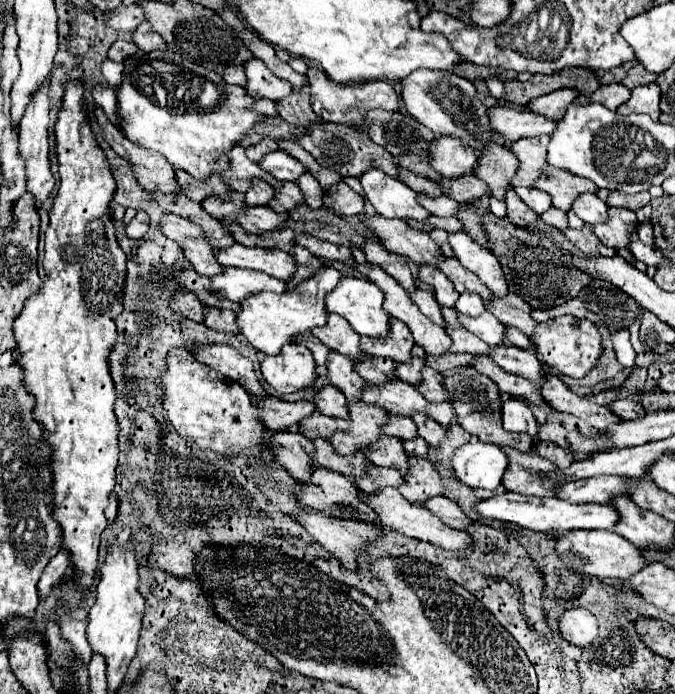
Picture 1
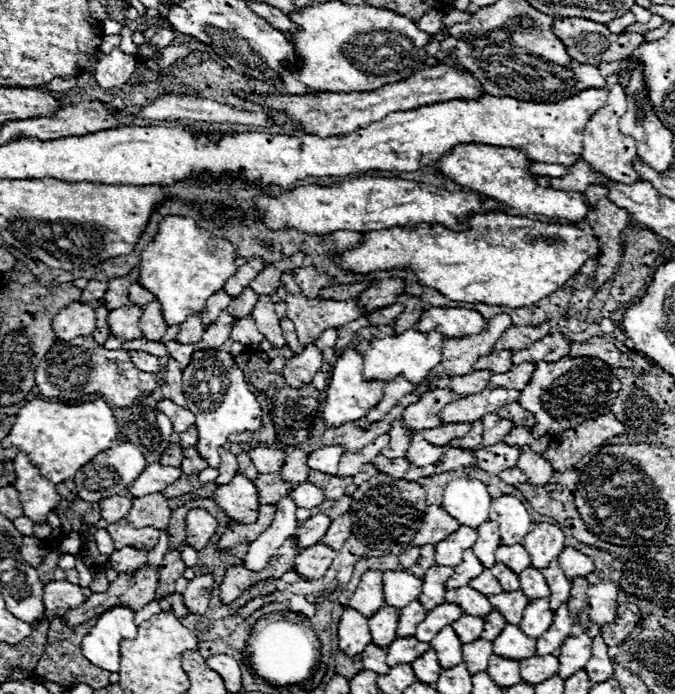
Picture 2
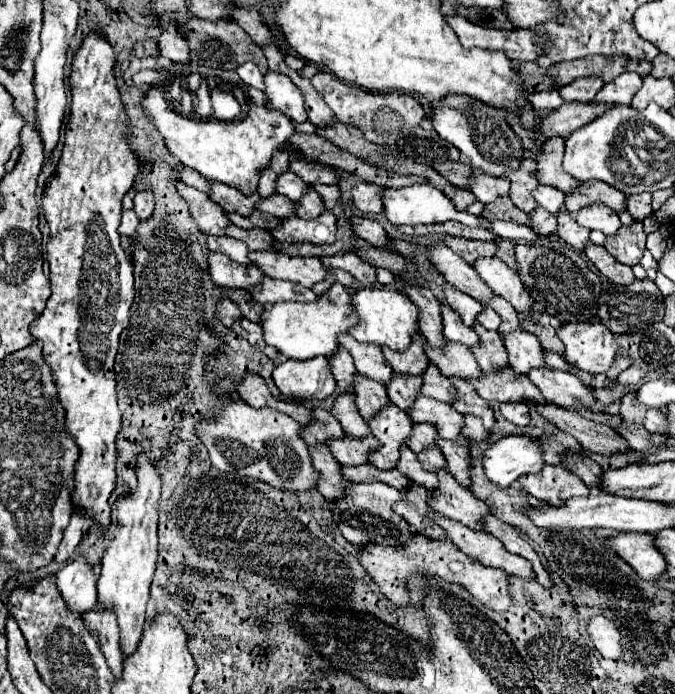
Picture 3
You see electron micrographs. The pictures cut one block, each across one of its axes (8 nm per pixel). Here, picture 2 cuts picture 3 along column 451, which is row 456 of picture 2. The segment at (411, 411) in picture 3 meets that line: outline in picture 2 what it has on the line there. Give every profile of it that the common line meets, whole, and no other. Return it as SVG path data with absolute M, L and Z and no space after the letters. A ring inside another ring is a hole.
M418 432L418 434L412 436L412 444L410 444L408 452L406 452L406 458L408 458L408 462L410 462L412 466L422 468L422 466L436 464L436 462L440 460L440 456L442 456L444 450L446 450L446 448L438 448L438 446L428 444L428 442L422 438L422 434Z

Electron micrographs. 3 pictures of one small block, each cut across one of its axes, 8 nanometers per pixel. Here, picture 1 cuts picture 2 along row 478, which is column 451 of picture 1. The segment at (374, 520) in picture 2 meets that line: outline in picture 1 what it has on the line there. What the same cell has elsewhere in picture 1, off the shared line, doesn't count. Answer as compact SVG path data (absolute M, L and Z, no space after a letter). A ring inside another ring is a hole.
M462 366L462 368L454 368L454 370L446 370L442 376L444 376L444 382L442 382L444 388L448 392L452 392L452 406L454 406L454 414L458 418L458 424L468 434L478 436L482 442L510 446L510 448L516 448L520 452L532 452L534 438L530 438L526 434L512 434L512 432L506 432L502 428L502 420L500 420L502 400L500 400L500 390L494 384L494 380L490 380L488 376L476 372L472 366Z

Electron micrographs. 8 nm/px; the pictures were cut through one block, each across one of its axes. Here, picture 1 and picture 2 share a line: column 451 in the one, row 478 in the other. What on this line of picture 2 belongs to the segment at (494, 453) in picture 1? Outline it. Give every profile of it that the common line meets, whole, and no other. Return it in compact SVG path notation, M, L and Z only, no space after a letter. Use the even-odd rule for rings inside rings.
M458 478L444 488L442 506L460 526L478 528L480 524L488 522L490 512L490 494L488 488L480 480Z

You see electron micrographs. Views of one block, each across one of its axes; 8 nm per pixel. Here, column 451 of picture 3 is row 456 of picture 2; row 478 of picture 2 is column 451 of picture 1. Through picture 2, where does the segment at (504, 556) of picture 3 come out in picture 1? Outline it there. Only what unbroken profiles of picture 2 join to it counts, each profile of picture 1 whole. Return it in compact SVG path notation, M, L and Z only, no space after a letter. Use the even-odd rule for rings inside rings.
M380 488L376 494L360 494L360 500L370 504L370 508L374 508L374 512L378 514L376 526L380 526L382 530L396 530L396 532L402 532L404 536L442 546L446 550L462 550L462 548L470 548L470 544L472 544L472 540L466 532L446 526L444 522L438 520L438 516L434 516L426 508L416 506L416 504L408 502L406 498L402 498L396 488Z

